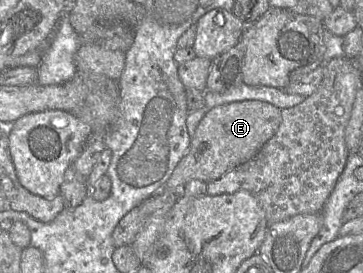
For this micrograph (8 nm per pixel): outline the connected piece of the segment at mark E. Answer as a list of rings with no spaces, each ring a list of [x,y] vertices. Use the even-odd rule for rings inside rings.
[[[260,100],[232,102],[210,109],[199,122],[187,153],[165,186],[133,208],[118,222],[112,233],[115,247],[131,245],[151,215],[165,205],[174,205],[182,196],[182,190],[189,181],[197,179],[209,183],[254,157],[276,133],[280,123],[281,110]]]

